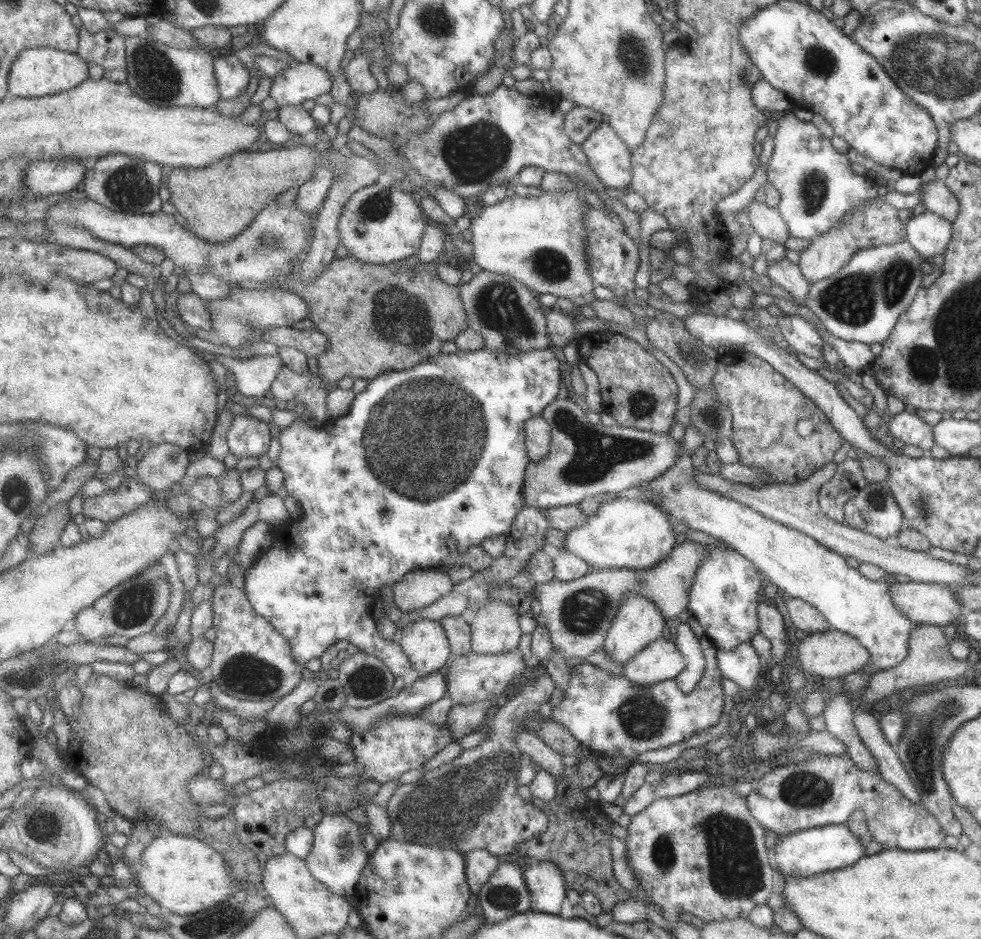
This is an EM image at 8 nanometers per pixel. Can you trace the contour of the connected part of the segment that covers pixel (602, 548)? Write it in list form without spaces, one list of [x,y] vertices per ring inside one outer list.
[[[609,497],[600,502],[594,516],[585,524],[566,532],[562,549],[569,549],[592,569],[645,569],[655,566],[675,546],[671,520],[657,505],[639,498]]]

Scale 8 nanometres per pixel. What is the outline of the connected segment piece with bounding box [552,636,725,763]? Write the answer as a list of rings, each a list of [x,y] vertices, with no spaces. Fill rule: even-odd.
[[[702,636],[699,645],[704,657],[704,672],[692,692],[683,693],[675,690],[673,681],[663,680],[648,686],[641,686],[630,682],[622,675],[614,676],[605,670],[583,662],[572,669],[572,678],[566,689],[564,699],[553,710],[552,720],[566,727],[577,742],[583,744],[587,750],[596,753],[596,757],[611,756],[611,758],[623,758],[623,760],[635,760],[637,754],[645,750],[657,750],[671,746],[681,740],[687,740],[692,736],[715,726],[720,720],[723,711],[724,695],[721,689],[722,675],[717,667],[716,653],[718,649],[709,638]]]

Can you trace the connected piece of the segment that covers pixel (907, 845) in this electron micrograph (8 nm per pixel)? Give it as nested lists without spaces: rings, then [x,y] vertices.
[[[800,754],[796,761],[775,767],[753,784],[753,790],[745,798],[747,809],[763,829],[771,830],[779,836],[785,836],[797,830],[845,823],[853,810],[861,810],[865,814],[871,841],[881,844],[883,850],[933,850],[943,845],[943,838],[946,835],[941,825],[935,821],[935,817],[925,808],[904,798],[891,784],[885,782],[879,773],[859,769],[847,754],[826,757]]]

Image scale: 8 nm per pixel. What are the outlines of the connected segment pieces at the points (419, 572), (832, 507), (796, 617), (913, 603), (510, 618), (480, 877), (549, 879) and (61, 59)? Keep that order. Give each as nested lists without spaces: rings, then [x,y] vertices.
[[[436,567],[421,568],[406,574],[393,586],[396,606],[403,612],[428,608],[455,588],[449,571]]]
[[[857,457],[853,460],[846,458],[836,466],[833,476],[819,487],[817,496],[821,512],[835,522],[844,523],[843,504],[867,483],[860,460]]]
[[[790,597],[785,602],[785,606],[787,616],[799,634],[825,631],[830,628],[830,624],[821,616],[821,613],[801,599]]]
[[[908,581],[889,584],[889,595],[895,609],[918,625],[943,627],[963,614],[963,605],[948,585]]]
[[[491,601],[470,616],[472,650],[478,654],[508,654],[519,648],[524,630],[520,611],[505,601]]]
[[[477,849],[465,853],[465,861],[467,861],[469,886],[472,887],[473,894],[479,895],[481,888],[489,882],[489,878],[504,859],[493,855],[489,850]]]
[[[531,861],[524,875],[531,889],[533,911],[558,915],[570,889],[561,867],[553,861]]]
[[[41,46],[41,48],[24,50],[13,62],[11,72],[9,72],[9,92],[10,96],[14,97],[44,97],[77,88],[87,78],[89,78],[89,64],[82,56]]]

